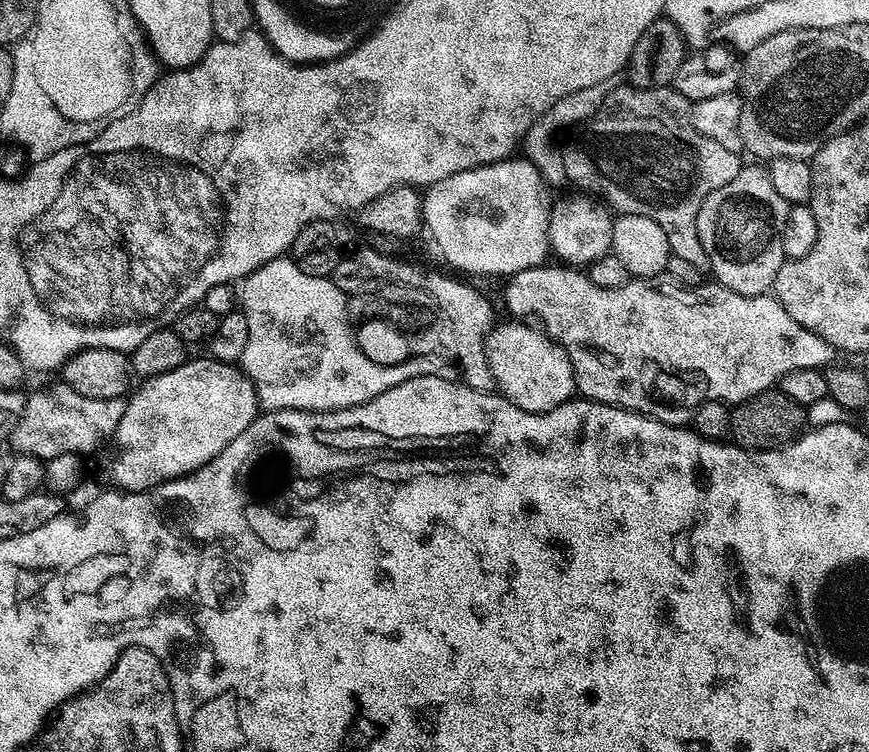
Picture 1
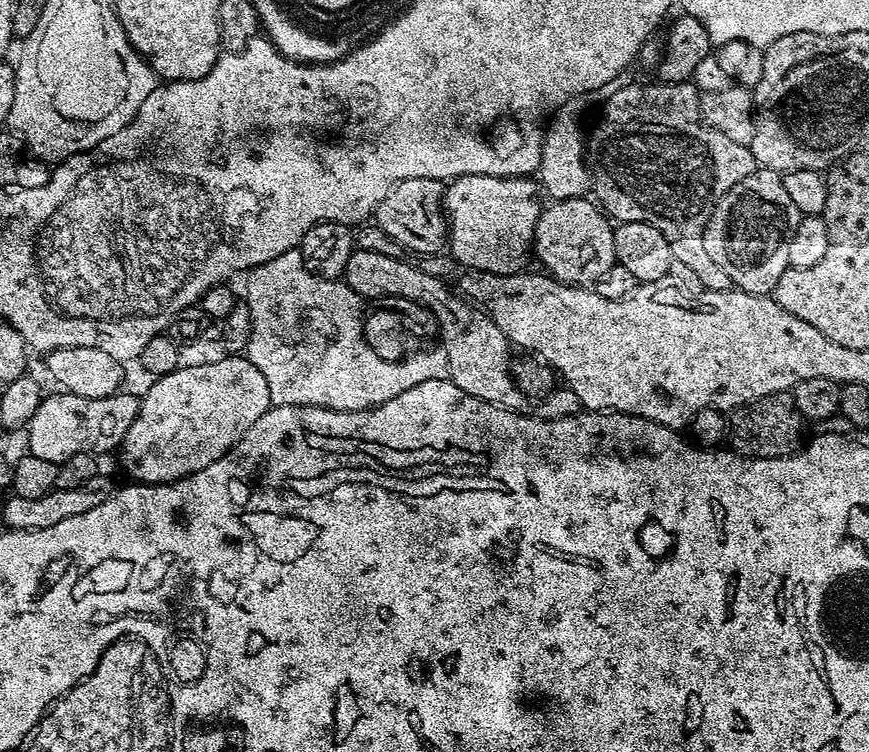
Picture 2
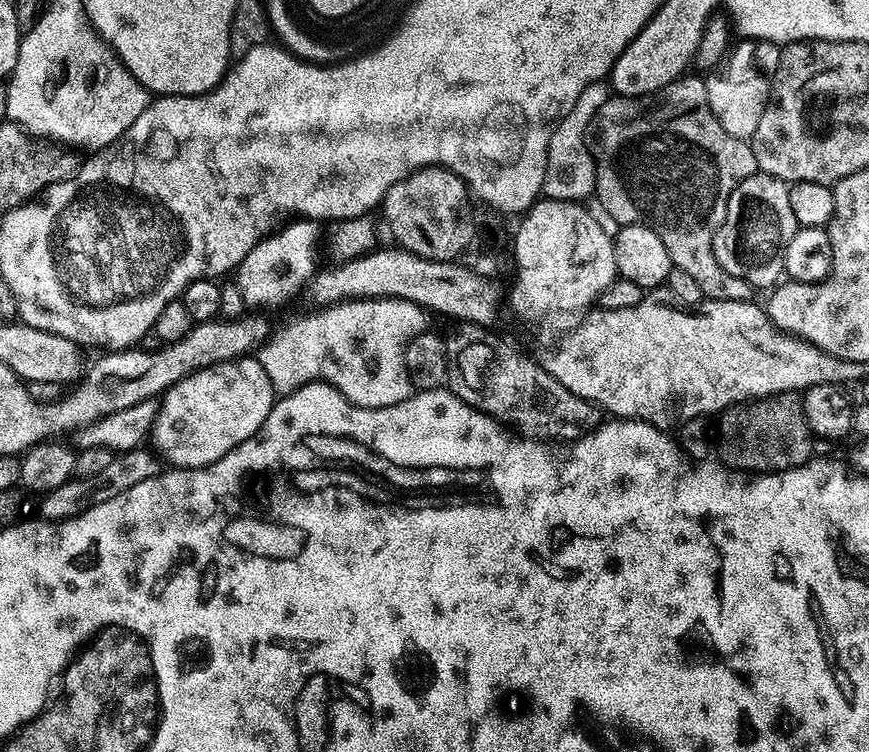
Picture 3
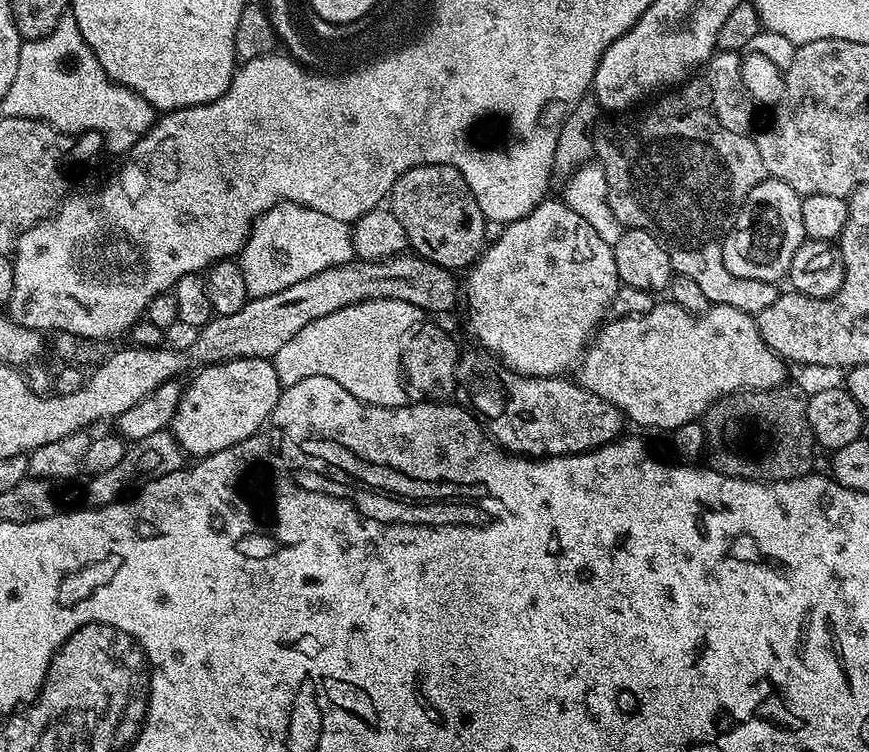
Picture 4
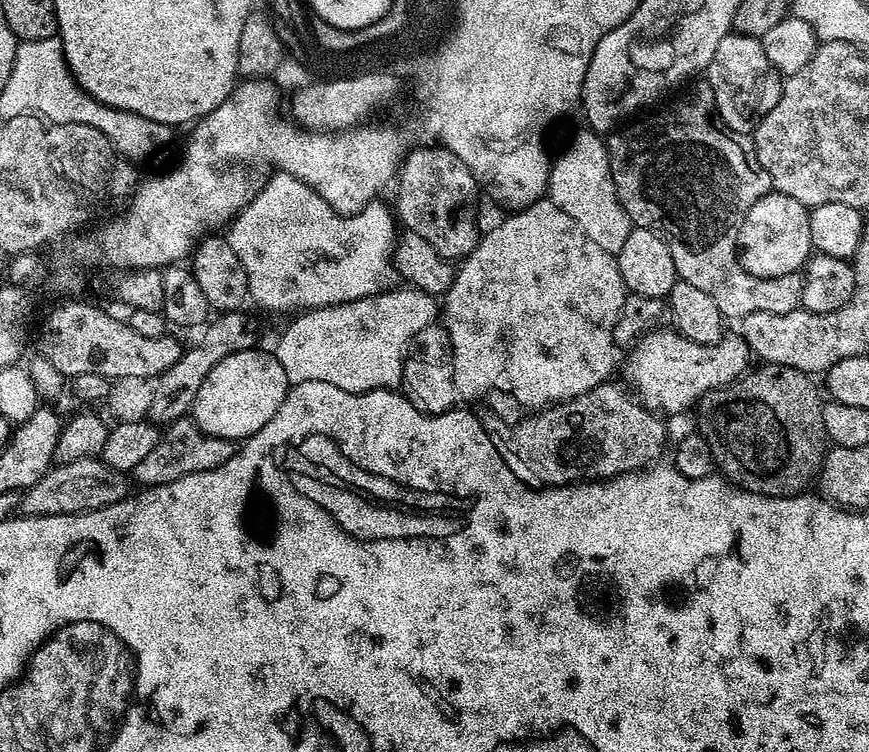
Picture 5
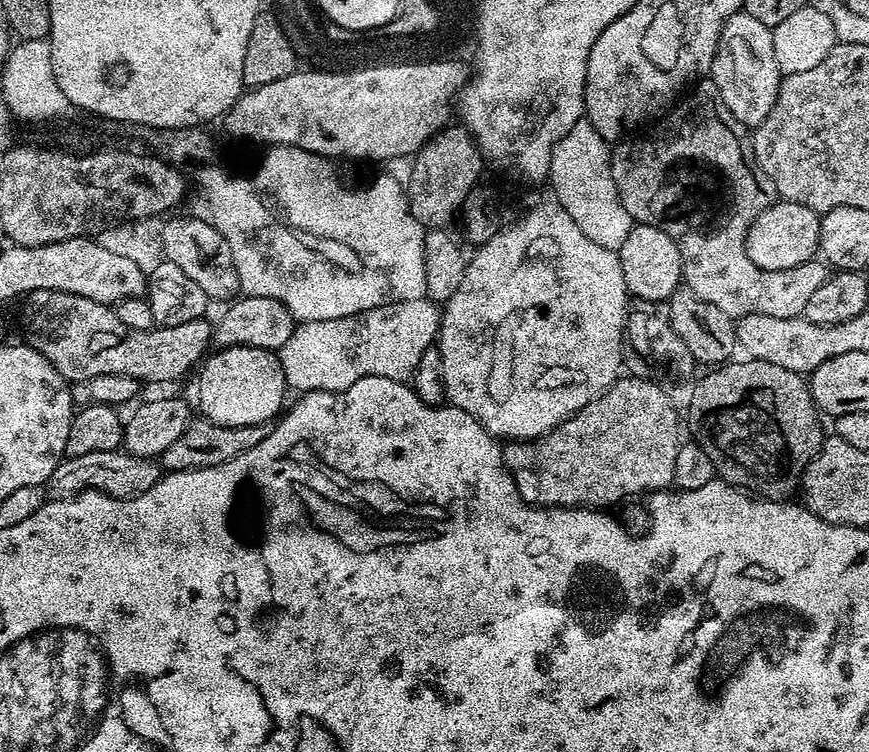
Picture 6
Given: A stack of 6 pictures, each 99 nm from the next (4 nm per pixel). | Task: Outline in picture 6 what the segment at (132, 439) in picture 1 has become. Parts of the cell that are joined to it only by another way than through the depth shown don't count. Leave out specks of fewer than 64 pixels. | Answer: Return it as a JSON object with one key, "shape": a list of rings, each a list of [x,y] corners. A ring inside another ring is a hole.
{"shape":[[[233,346],[212,353],[200,372],[200,408],[207,419],[226,426],[250,426],[271,421],[281,411],[285,379],[279,359],[269,349]]]}

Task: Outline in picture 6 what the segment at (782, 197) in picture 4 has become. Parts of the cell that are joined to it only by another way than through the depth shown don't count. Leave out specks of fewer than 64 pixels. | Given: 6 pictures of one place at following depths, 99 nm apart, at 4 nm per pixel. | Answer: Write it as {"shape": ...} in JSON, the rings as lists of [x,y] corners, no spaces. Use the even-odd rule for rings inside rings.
{"shape":[[[780,200],[768,205],[768,209],[758,213],[755,220],[748,228],[748,236],[745,238],[744,246],[750,262],[766,270],[786,270],[799,264],[807,264],[817,255],[820,242],[820,216],[814,210],[806,206],[798,206],[789,200]]]}

